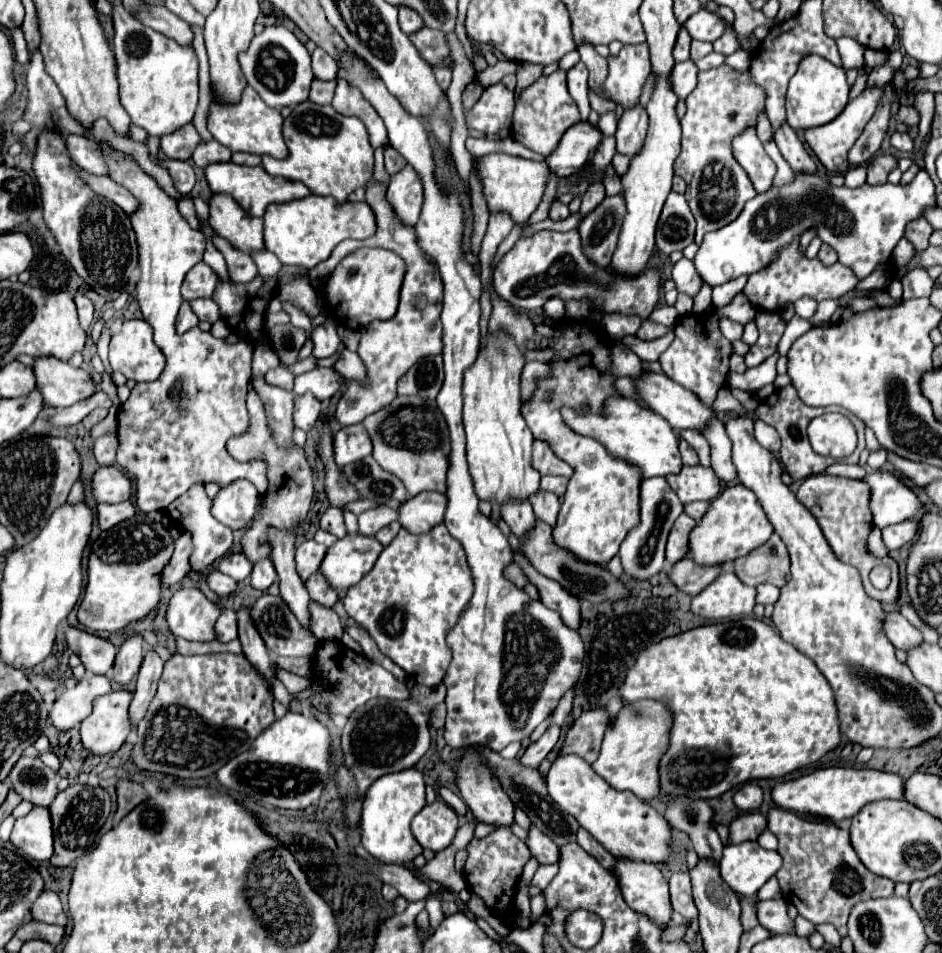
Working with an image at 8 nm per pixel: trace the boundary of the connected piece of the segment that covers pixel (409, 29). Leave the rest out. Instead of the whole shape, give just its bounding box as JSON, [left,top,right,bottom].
[398,8,424,36]

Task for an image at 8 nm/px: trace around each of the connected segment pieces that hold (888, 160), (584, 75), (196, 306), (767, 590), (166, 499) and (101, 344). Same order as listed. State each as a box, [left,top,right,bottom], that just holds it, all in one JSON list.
[[866,156,896,186],[568,62,590,122],[190,298,220,324],[756,584,780,604],[96,140,268,514],[97,324,112,374]]

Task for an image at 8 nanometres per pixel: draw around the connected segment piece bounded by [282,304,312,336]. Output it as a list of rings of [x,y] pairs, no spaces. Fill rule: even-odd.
[[[282,304],[282,306],[284,306],[284,312],[288,312],[288,314],[290,314],[292,324],[294,324],[296,328],[304,330],[304,332],[306,332],[306,336],[310,336],[310,330],[312,330],[312,322],[310,322],[310,318],[308,318],[302,310],[298,310],[298,308],[290,306],[290,304]]]

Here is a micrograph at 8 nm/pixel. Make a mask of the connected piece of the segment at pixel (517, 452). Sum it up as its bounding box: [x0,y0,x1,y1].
[464,334,540,504]

